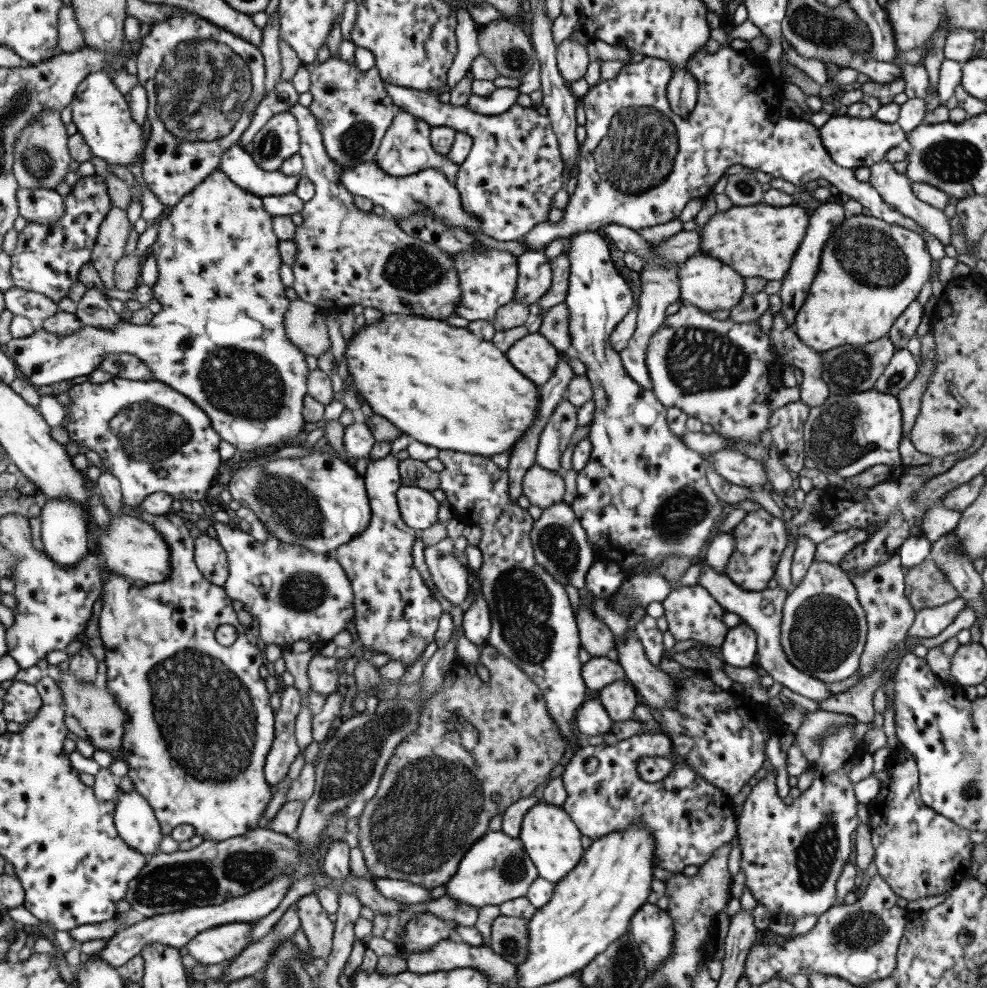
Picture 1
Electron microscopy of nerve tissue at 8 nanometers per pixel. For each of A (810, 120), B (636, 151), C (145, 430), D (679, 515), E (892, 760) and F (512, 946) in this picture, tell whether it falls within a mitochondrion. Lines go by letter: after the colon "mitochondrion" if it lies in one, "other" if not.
A: other
B: mitochondrion
C: mitochondrion
D: mitochondrion
E: other
F: mitochondrion

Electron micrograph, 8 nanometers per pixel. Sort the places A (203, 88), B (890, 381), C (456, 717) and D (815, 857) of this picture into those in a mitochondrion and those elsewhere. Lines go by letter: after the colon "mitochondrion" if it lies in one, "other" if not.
A: mitochondrion
B: mitochondrion
C: other
D: mitochondrion

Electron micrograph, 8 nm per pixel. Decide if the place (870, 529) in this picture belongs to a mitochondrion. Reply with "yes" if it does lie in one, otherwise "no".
no

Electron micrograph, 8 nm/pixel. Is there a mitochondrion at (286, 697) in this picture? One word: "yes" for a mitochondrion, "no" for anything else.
no

